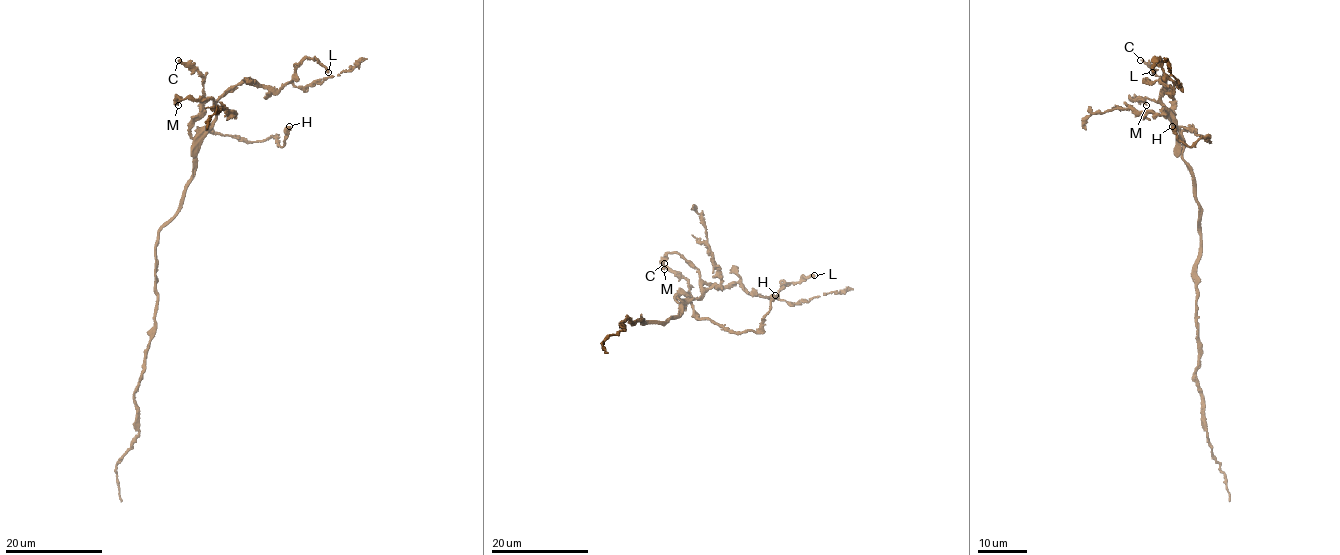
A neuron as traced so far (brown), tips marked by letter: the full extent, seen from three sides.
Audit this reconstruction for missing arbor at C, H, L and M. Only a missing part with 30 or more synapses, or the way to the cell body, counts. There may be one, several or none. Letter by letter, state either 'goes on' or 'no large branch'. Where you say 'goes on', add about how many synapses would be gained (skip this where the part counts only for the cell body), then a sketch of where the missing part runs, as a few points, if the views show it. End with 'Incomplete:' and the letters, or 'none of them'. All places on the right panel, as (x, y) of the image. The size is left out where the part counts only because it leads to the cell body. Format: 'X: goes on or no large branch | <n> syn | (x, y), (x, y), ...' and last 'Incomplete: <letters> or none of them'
C: no large branch
H: no large branch
L: goes on | 45 syn | (1152, 72), (1168, 79), (1168, 61)
M: no large branch
Incomplete: L

